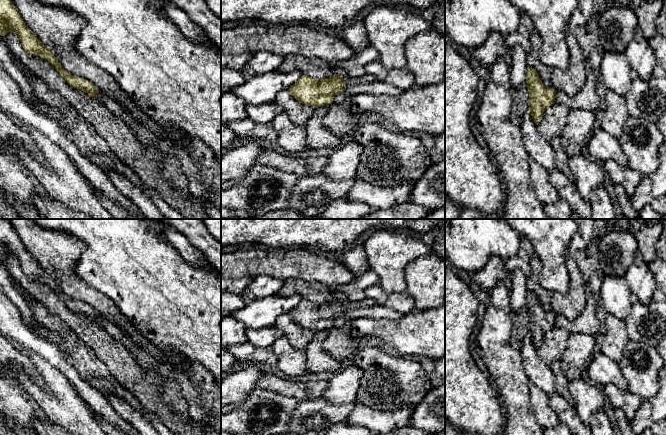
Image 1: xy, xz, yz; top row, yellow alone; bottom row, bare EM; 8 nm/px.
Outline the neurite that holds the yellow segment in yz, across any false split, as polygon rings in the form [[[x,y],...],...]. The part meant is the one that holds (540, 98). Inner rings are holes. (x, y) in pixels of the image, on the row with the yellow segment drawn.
[[[527,65],[526,83],[529,93],[528,113],[538,125],[544,111],[555,103],[556,91],[553,87],[546,88],[538,76],[536,69]]]

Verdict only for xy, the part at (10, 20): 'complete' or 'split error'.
complete

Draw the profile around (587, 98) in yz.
[[[587,65],[587,76],[584,87],[575,95],[568,96],[563,91],[556,91],[555,103],[564,104],[570,109],[583,109],[596,111],[599,107],[600,97],[594,71]]]

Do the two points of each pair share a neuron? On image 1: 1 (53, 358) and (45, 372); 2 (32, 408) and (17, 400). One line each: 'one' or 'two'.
1: two
2: one

